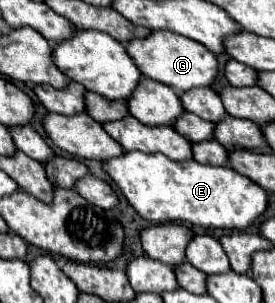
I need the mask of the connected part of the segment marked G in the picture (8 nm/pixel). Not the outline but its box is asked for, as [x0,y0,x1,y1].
[127,30,219,92]

